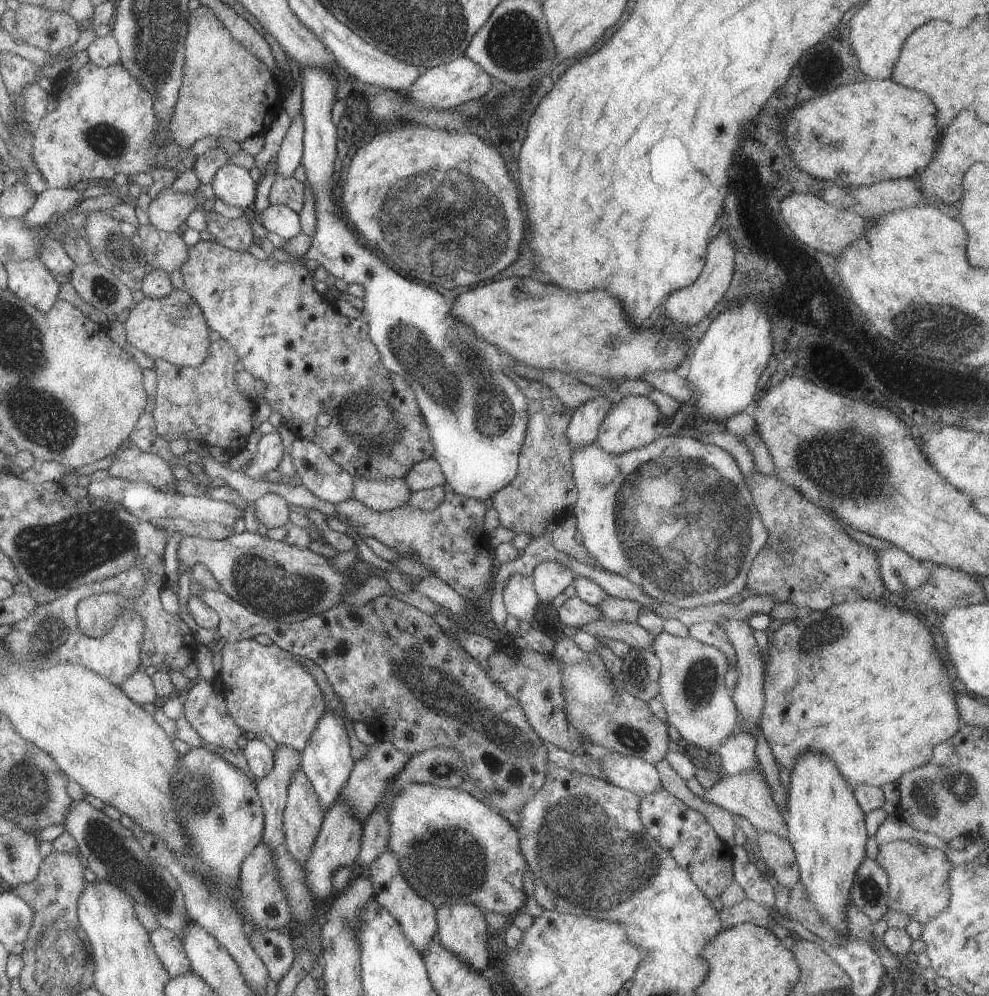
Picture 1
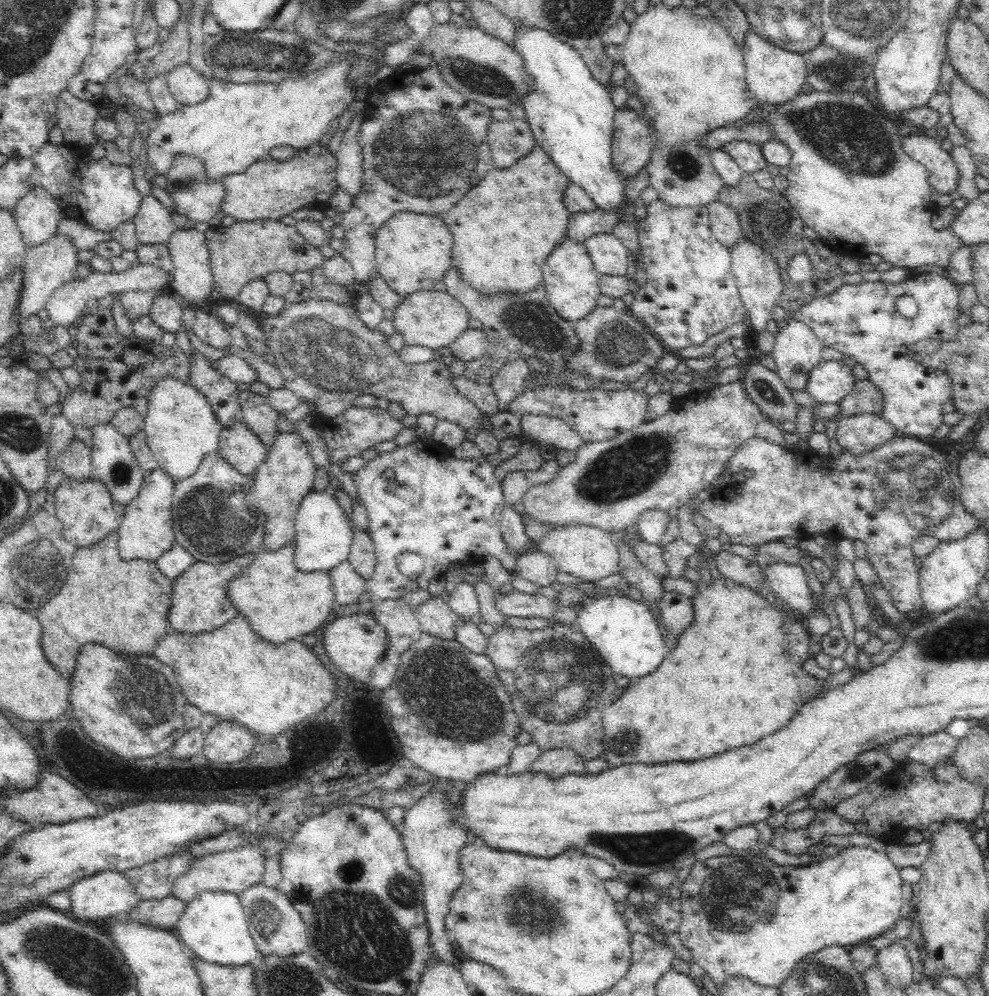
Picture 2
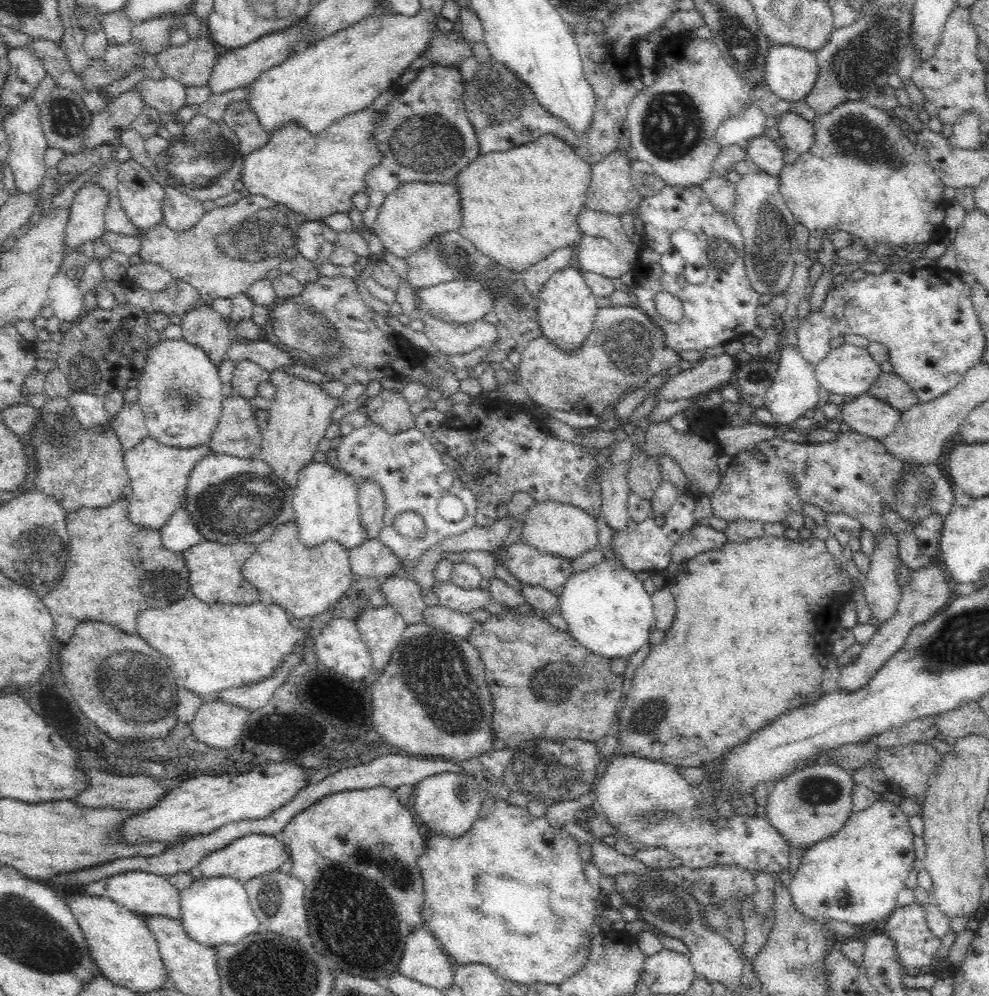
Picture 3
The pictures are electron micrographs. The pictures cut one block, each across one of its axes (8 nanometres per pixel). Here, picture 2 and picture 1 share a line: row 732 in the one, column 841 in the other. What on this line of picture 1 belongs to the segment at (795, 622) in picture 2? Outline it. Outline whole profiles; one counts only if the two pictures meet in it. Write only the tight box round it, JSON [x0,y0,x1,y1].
[759,599,960,788]

